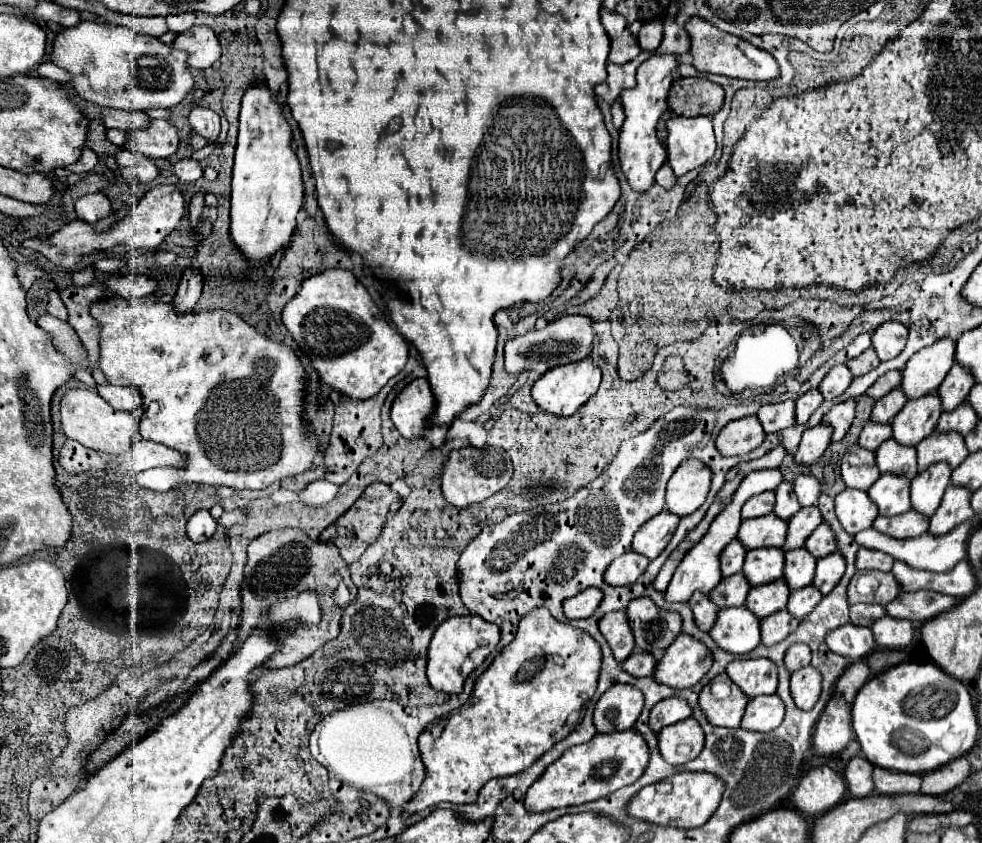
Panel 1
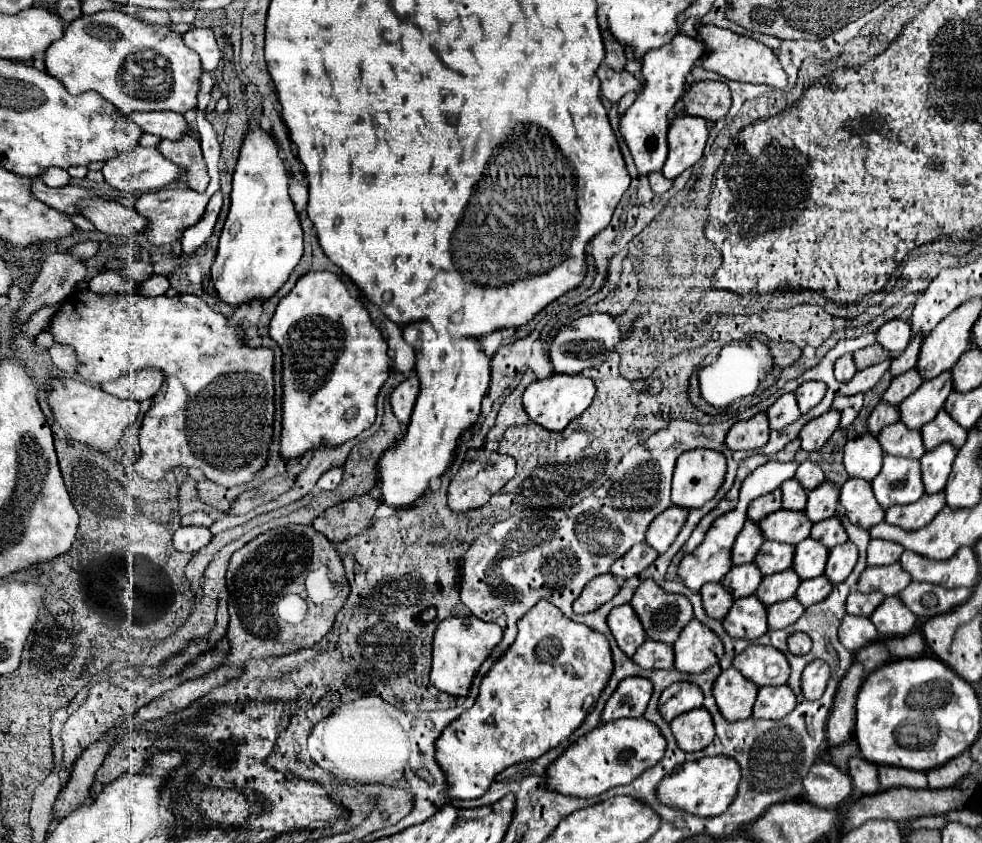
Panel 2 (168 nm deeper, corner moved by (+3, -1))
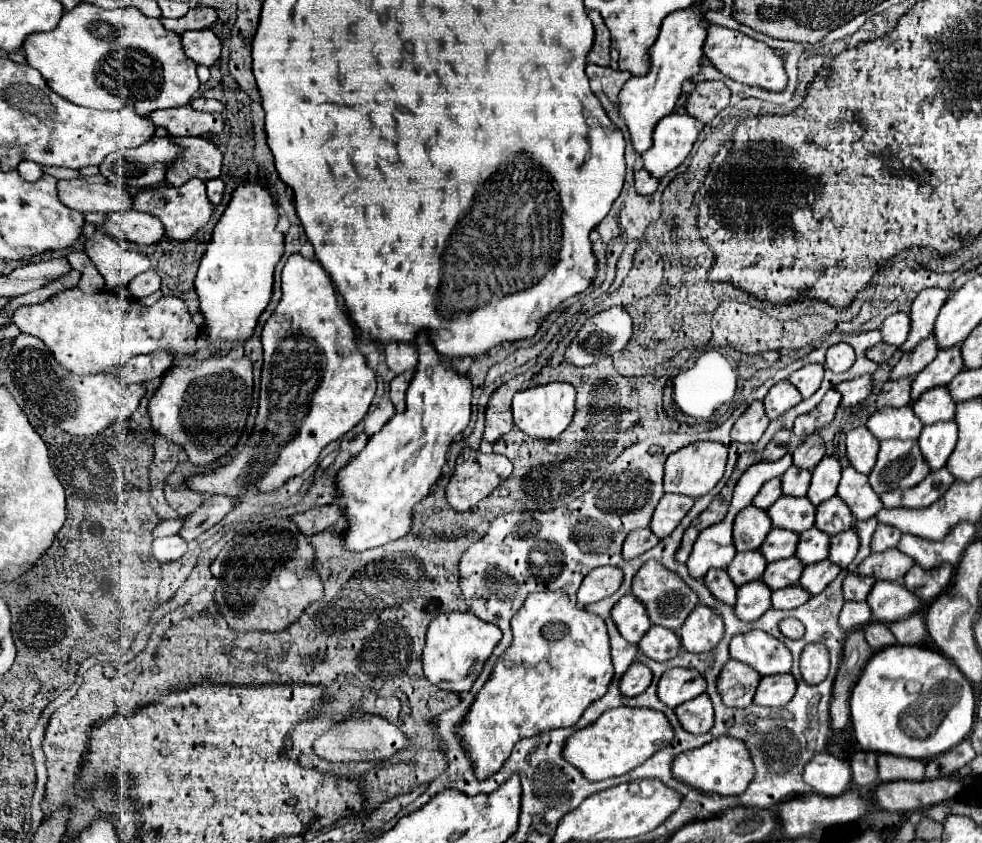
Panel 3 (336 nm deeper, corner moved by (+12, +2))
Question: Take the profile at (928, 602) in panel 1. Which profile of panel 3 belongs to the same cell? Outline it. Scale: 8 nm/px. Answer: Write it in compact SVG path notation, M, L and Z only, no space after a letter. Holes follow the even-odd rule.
M914 564L904 578L904 586L924 602L930 602L948 588L948 584L952 582L952 572L952 564L942 564L942 568L934 568L934 572L924 572L924 568L918 568L918 564Z

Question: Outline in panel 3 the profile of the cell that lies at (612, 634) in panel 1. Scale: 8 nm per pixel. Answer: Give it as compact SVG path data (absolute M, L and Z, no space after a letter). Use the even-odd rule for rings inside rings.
M626 594L618 600L612 608L612 620L616 622L620 634L632 644L638 644L652 626L644 604L634 594Z

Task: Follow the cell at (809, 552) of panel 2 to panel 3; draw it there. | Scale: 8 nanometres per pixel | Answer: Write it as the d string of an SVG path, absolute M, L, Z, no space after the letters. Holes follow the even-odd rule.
M814 526L800 534L796 554L804 564L814 564L828 558L828 548L830 548L830 536Z

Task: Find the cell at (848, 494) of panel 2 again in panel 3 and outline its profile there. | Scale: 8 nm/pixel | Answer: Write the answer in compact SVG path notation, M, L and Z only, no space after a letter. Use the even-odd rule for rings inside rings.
M852 466L842 470L838 496L850 506L856 520L868 520L882 508L882 500L872 492L868 476L856 472Z

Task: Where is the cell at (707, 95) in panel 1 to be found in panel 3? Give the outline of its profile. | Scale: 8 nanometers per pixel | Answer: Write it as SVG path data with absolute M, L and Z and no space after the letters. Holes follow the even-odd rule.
M698 82L694 92L688 96L686 110L692 118L708 124L722 108L728 106L730 88L724 82Z

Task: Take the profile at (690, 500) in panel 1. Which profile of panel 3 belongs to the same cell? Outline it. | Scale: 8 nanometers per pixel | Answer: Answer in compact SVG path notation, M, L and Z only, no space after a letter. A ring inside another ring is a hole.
M694 442L678 452L670 454L666 460L666 474L664 474L664 490L674 492L674 494L684 494L684 496L694 496L700 498L708 494L724 476L728 460L728 448L720 442Z

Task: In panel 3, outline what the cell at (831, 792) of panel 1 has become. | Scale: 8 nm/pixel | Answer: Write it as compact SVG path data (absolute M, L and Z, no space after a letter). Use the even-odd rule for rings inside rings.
M820 752L804 768L804 782L822 796L840 796L850 788L852 772L850 764L828 754Z

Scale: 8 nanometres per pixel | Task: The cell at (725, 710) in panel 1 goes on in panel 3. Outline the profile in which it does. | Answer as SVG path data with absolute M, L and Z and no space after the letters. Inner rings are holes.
M728 660L718 678L718 692L722 696L722 702L732 708L750 706L760 678L762 676L754 668L738 660Z

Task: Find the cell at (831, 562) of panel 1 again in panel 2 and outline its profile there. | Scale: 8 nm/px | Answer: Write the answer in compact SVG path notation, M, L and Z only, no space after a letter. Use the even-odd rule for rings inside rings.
M847 541L843 545L837 545L829 551L829 559L825 565L825 577L831 581L831 585L839 585L849 577L857 563L857 547Z

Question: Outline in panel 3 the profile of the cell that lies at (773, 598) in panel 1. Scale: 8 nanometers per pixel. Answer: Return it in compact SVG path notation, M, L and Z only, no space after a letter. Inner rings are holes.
M790 556L786 560L770 562L766 566L766 572L764 572L762 580L770 586L770 590L778 590L778 588L798 584L798 580L802 576L802 570L804 570L804 564L798 560L798 556Z

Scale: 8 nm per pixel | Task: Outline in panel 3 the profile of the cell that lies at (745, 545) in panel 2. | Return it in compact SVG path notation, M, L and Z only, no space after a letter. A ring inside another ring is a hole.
M748 506L744 508L734 522L734 544L738 552L756 550L762 546L762 540L772 530L770 516L766 510Z

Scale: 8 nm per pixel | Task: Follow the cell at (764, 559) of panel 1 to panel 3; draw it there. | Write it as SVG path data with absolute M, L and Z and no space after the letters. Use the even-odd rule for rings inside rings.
M774 528L766 536L760 552L766 556L768 562L774 562L774 560L790 558L796 552L796 546L798 546L798 532L790 532L790 530L784 530L784 528Z

